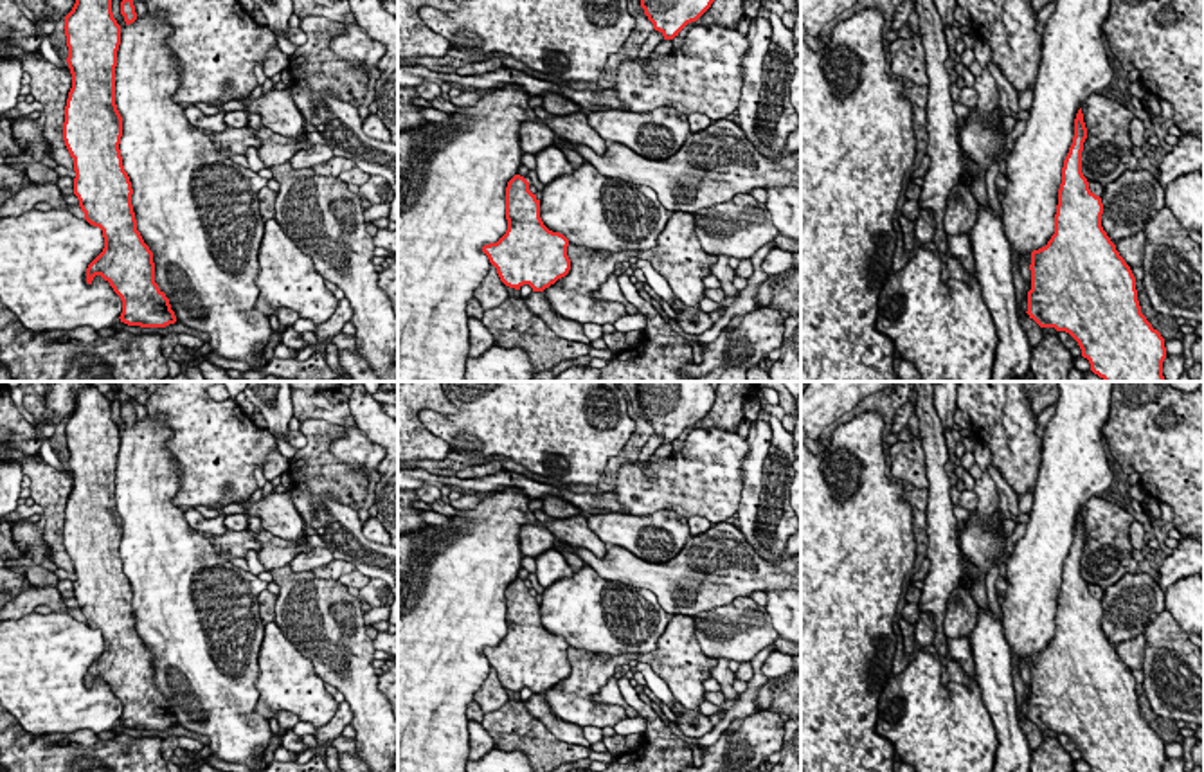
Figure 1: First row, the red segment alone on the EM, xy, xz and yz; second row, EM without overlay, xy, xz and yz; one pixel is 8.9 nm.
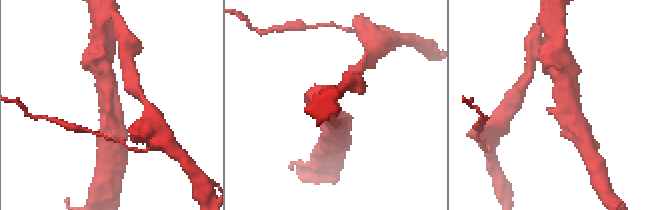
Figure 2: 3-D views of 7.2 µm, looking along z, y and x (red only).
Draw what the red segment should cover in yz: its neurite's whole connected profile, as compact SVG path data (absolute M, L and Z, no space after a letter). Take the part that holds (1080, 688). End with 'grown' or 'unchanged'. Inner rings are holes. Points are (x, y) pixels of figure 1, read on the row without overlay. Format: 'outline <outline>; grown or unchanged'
outline M1082 511L1062 570L1055 637L1031 655L1028 718L1069 736L1091 772L1163 772L1164 741L1141 716L1136 680L1101 630L1103 606L1082 576Z; unchanged

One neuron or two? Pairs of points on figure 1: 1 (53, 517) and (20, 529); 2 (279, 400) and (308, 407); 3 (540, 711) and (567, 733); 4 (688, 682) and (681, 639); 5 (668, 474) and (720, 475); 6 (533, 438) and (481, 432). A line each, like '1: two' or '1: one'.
1: two
2: two
3: one
4: one
5: one
6: one

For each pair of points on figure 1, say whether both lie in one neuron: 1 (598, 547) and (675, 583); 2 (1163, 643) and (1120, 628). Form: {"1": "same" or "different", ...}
{"1": "different", "2": "different"}

